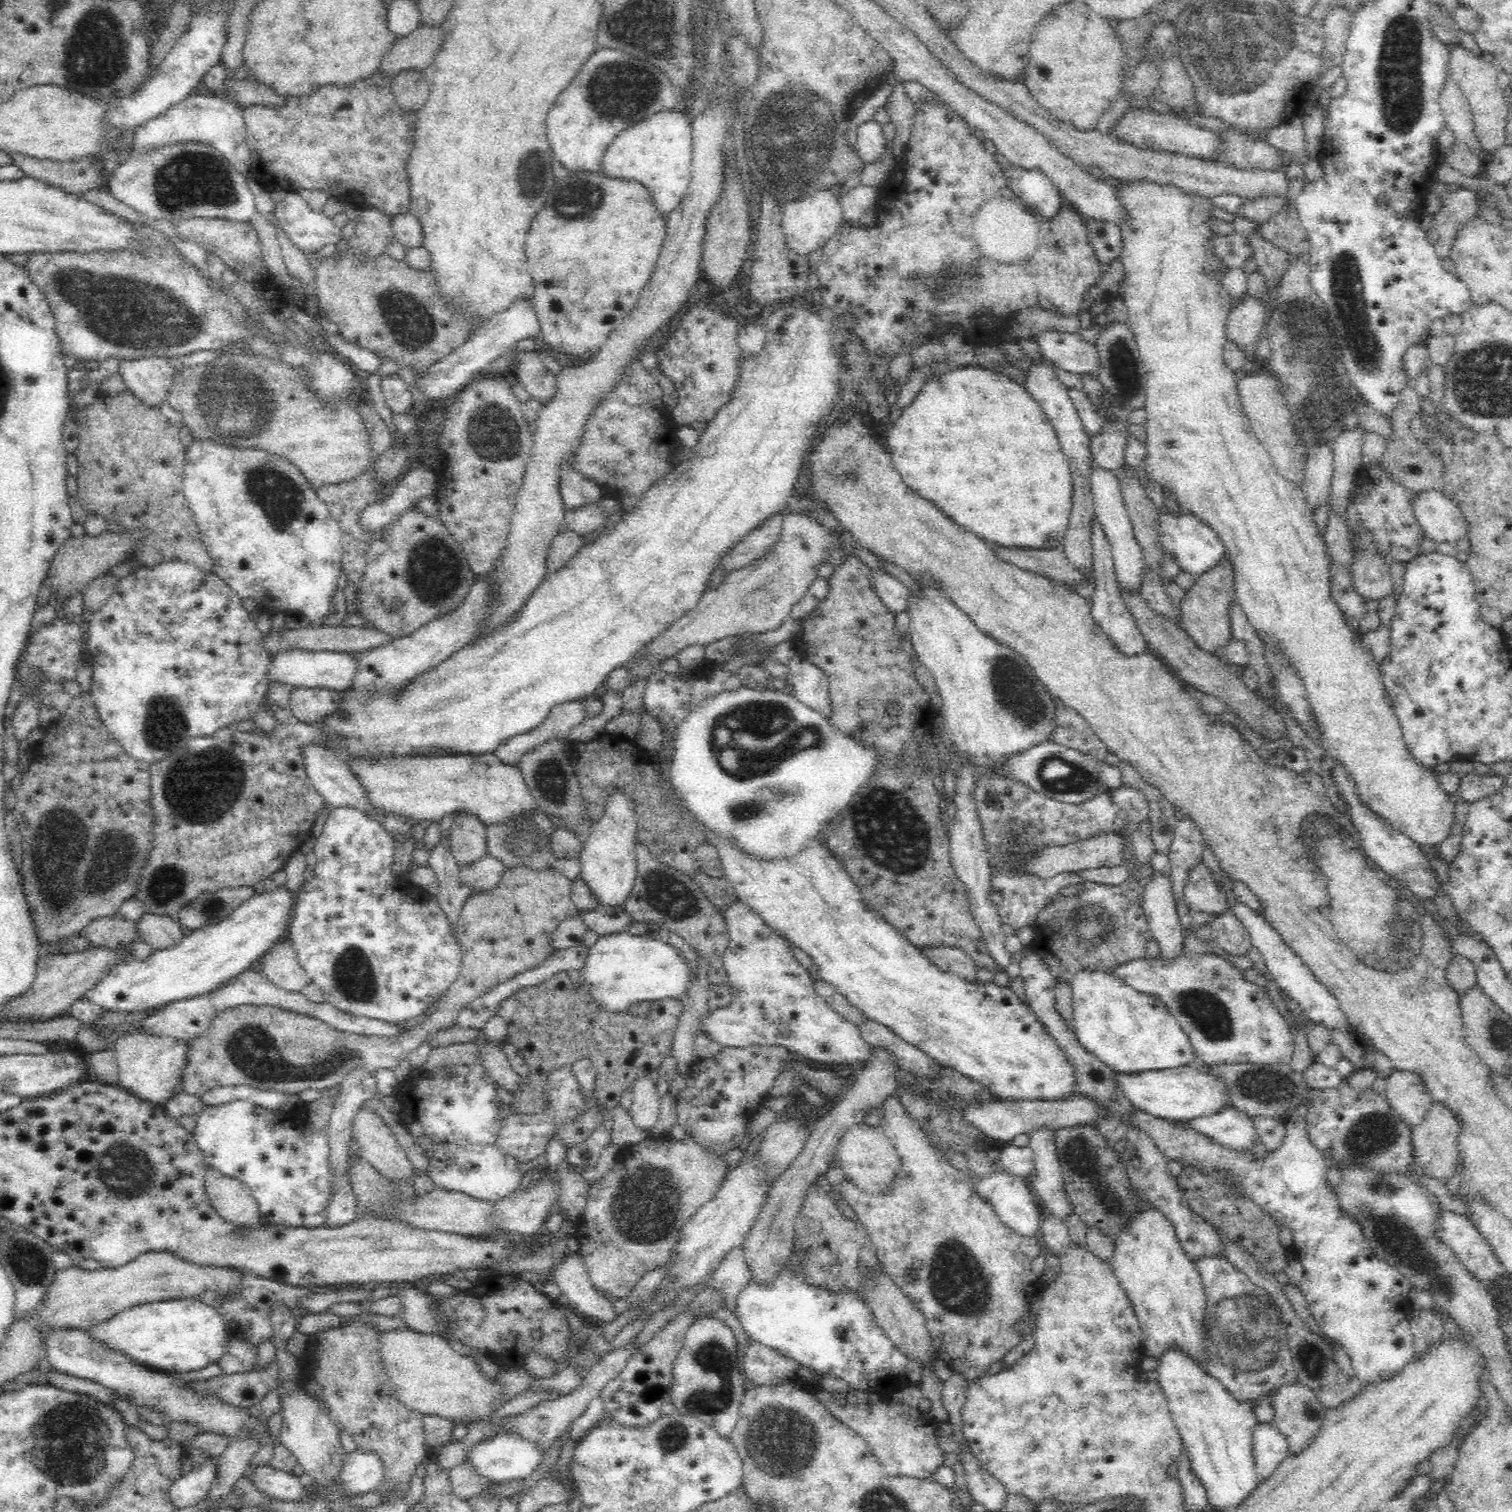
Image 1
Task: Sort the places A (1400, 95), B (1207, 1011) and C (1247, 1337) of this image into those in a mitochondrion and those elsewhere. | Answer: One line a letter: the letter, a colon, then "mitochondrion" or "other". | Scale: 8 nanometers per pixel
A: mitochondrion
B: mitochondrion
C: mitochondrion

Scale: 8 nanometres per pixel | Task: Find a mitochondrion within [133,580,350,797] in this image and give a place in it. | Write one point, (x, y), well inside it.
(165, 724)

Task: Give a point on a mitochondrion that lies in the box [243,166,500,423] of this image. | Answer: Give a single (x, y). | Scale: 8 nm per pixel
(405, 320)

